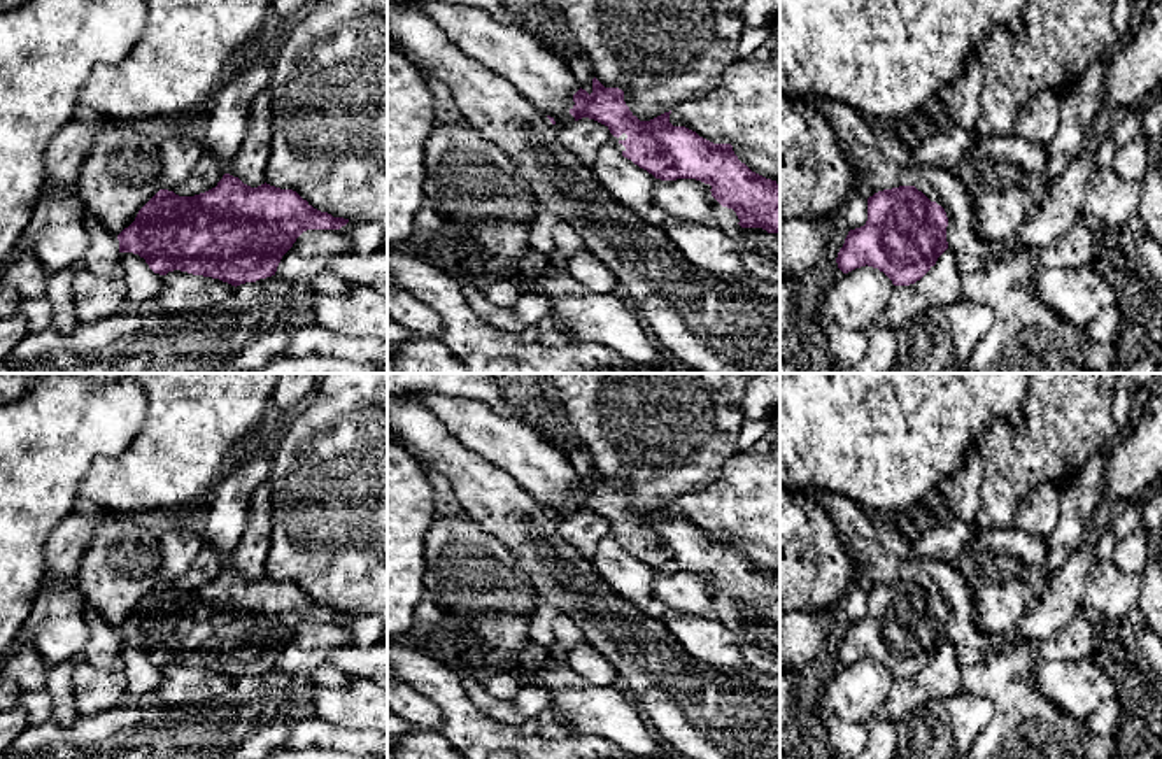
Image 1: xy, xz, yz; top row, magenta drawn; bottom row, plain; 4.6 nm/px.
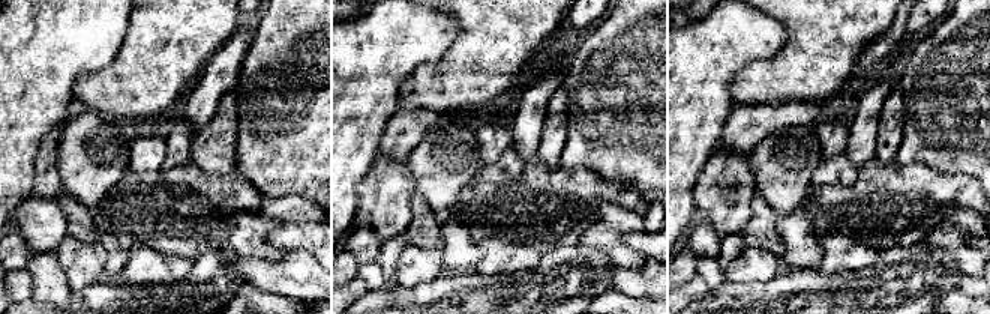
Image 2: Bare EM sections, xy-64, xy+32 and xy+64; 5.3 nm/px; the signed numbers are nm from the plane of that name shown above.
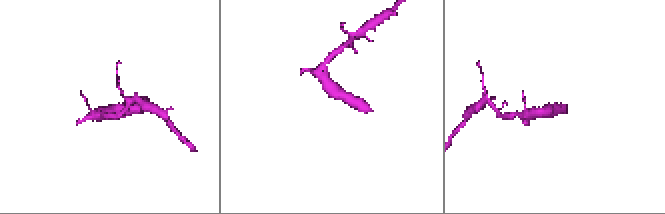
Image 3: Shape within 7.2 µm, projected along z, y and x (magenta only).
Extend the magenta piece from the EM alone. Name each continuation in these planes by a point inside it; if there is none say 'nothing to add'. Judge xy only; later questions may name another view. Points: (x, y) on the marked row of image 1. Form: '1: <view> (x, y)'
nothing to add

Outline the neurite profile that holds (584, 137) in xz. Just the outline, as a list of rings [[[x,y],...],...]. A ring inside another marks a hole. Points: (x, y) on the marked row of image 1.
[[[582,117],[570,126],[557,130],[559,142],[570,149],[584,165],[592,165],[598,151],[610,142],[608,126]]]

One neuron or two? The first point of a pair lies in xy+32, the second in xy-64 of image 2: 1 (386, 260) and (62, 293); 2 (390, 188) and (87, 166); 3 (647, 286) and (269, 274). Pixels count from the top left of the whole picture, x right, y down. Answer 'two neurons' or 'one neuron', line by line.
1: one neuron
2: two neurons
3: one neuron

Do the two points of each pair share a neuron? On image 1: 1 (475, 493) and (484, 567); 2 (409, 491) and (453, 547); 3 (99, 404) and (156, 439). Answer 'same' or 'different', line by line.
1: different
2: different
3: different

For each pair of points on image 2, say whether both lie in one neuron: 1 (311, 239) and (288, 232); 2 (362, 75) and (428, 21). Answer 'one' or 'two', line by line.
1: one
2: one

